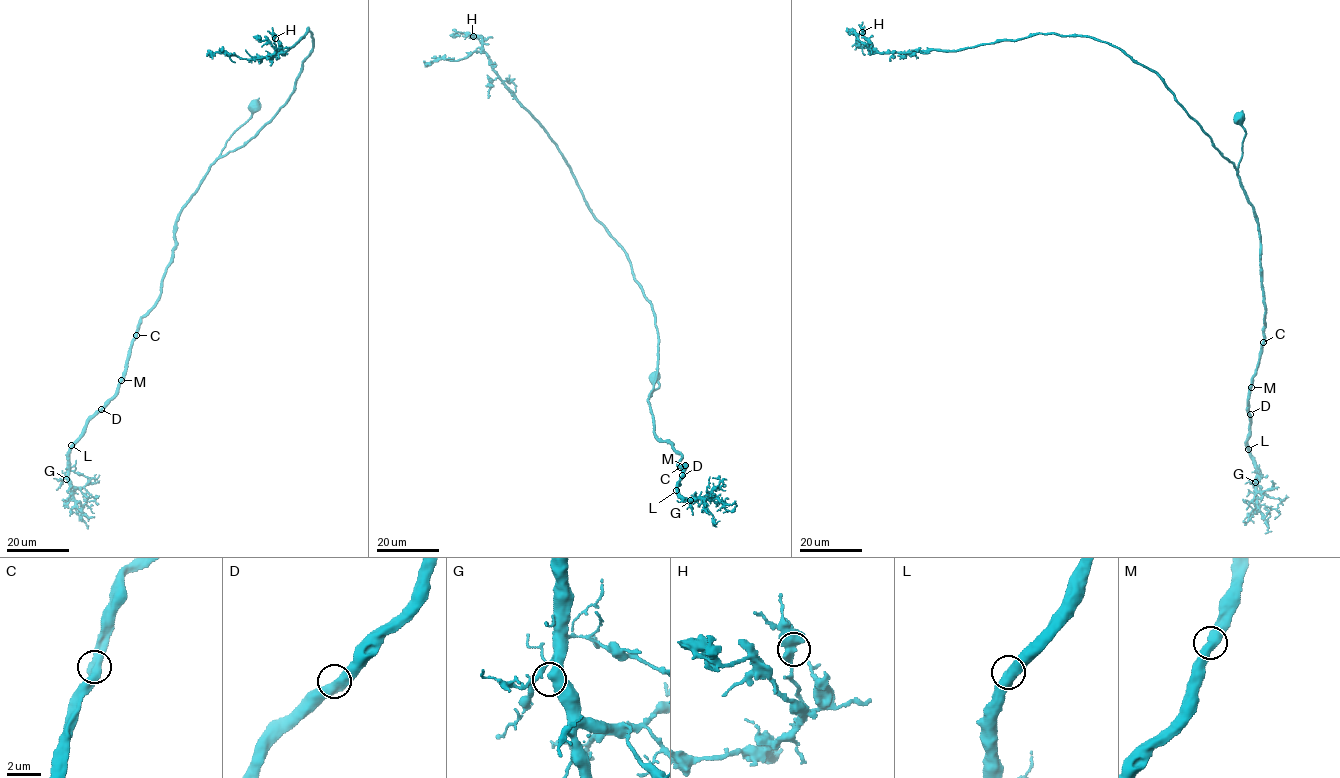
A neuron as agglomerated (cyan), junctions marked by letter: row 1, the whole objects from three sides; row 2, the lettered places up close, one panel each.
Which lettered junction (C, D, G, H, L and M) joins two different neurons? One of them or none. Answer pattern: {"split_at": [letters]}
{"split_at": []}

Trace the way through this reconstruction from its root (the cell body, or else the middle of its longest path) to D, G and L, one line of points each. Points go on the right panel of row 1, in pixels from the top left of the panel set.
D: (1241, 118), (1245, 133), (1236, 170), (1259, 232), (1265, 310), (1263, 343), (1247, 403), (1250, 414)
G: (1241, 118), (1245, 133), (1236, 170), (1259, 232), (1265, 310), (1263, 343), (1247, 403), (1246, 440), (1255, 482)
L: (1241, 118), (1245, 133), (1236, 170), (1259, 232), (1265, 310), (1263, 343), (1247, 403), (1248, 449)

